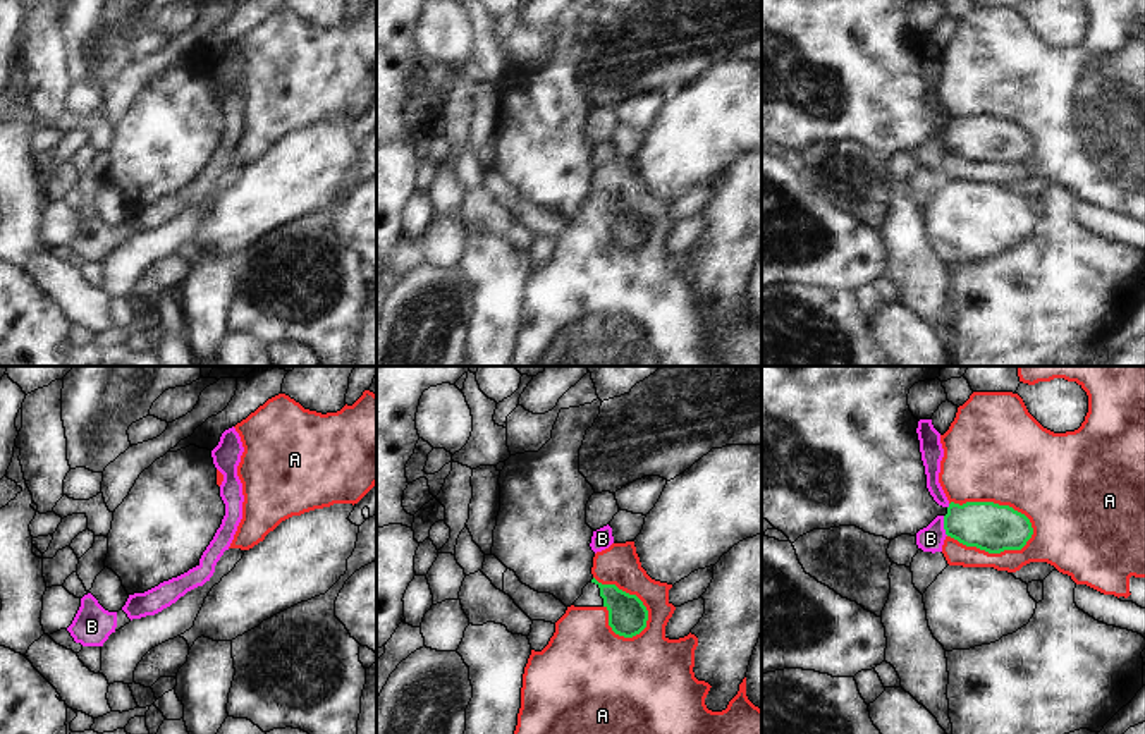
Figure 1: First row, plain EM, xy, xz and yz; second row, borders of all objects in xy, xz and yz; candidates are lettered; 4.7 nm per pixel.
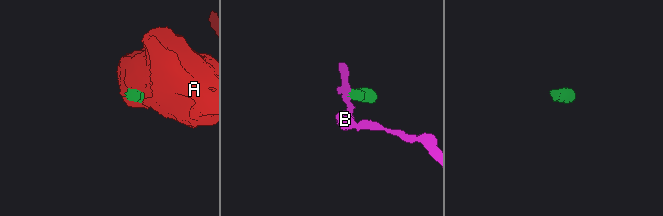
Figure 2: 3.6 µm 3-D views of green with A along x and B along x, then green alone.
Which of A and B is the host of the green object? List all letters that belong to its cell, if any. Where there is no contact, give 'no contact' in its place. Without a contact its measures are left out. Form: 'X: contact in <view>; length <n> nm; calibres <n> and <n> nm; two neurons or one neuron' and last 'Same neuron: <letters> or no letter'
A: contact in yz; length 420 nm; calibres 220 and 480 nm; two neurons
B: contact in yz; length 100 nm; calibres 220 and 120 nm; two neurons
Same neuron: no letter

